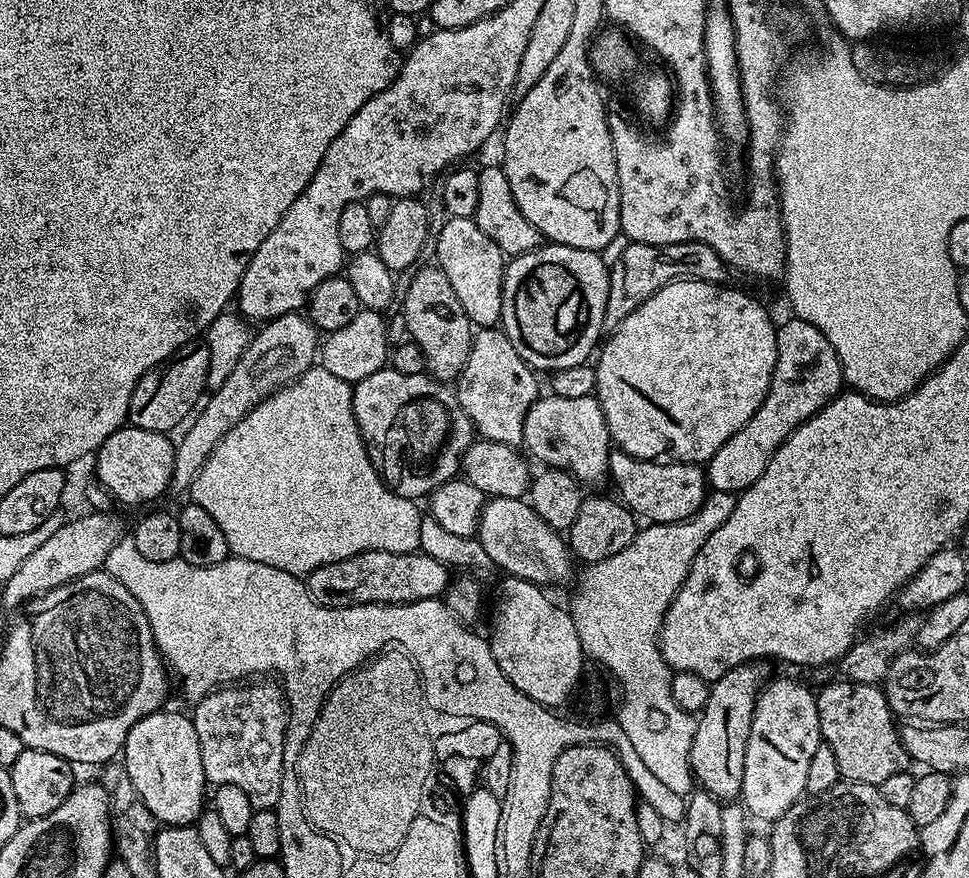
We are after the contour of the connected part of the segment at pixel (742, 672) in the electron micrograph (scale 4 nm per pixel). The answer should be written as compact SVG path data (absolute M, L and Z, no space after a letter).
M764 662L739 664L722 674L722 678L711 681L709 688L712 689L704 700L704 709L698 712L696 733L690 750L691 775L703 791L721 802L732 802L740 796L756 700L769 679L766 665Z

